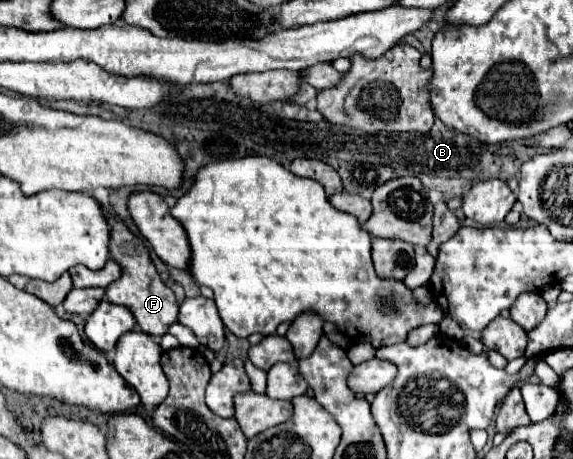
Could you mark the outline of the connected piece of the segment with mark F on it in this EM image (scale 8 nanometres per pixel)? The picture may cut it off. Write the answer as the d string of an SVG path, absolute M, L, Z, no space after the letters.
M101 206L101 208L105 212L105 218L107 218L109 230L111 230L111 242L109 242L111 260L115 260L121 266L121 278L105 288L107 300L129 308L143 332L147 332L151 336L163 336L167 332L169 324L173 324L177 320L179 304L175 300L175 294L171 292L171 288L167 288L161 282L143 240L137 238L133 232L129 232L129 228L123 222L119 222L117 216L111 214L107 206Z

